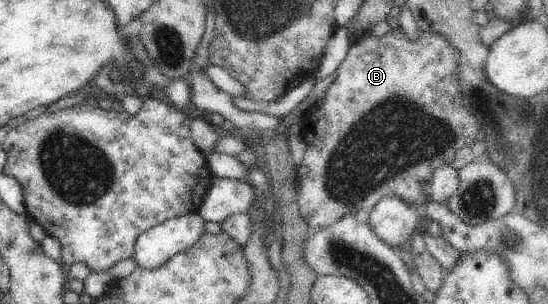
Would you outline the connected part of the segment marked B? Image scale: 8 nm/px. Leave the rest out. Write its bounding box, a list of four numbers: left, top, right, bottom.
[296,28,480,231]

